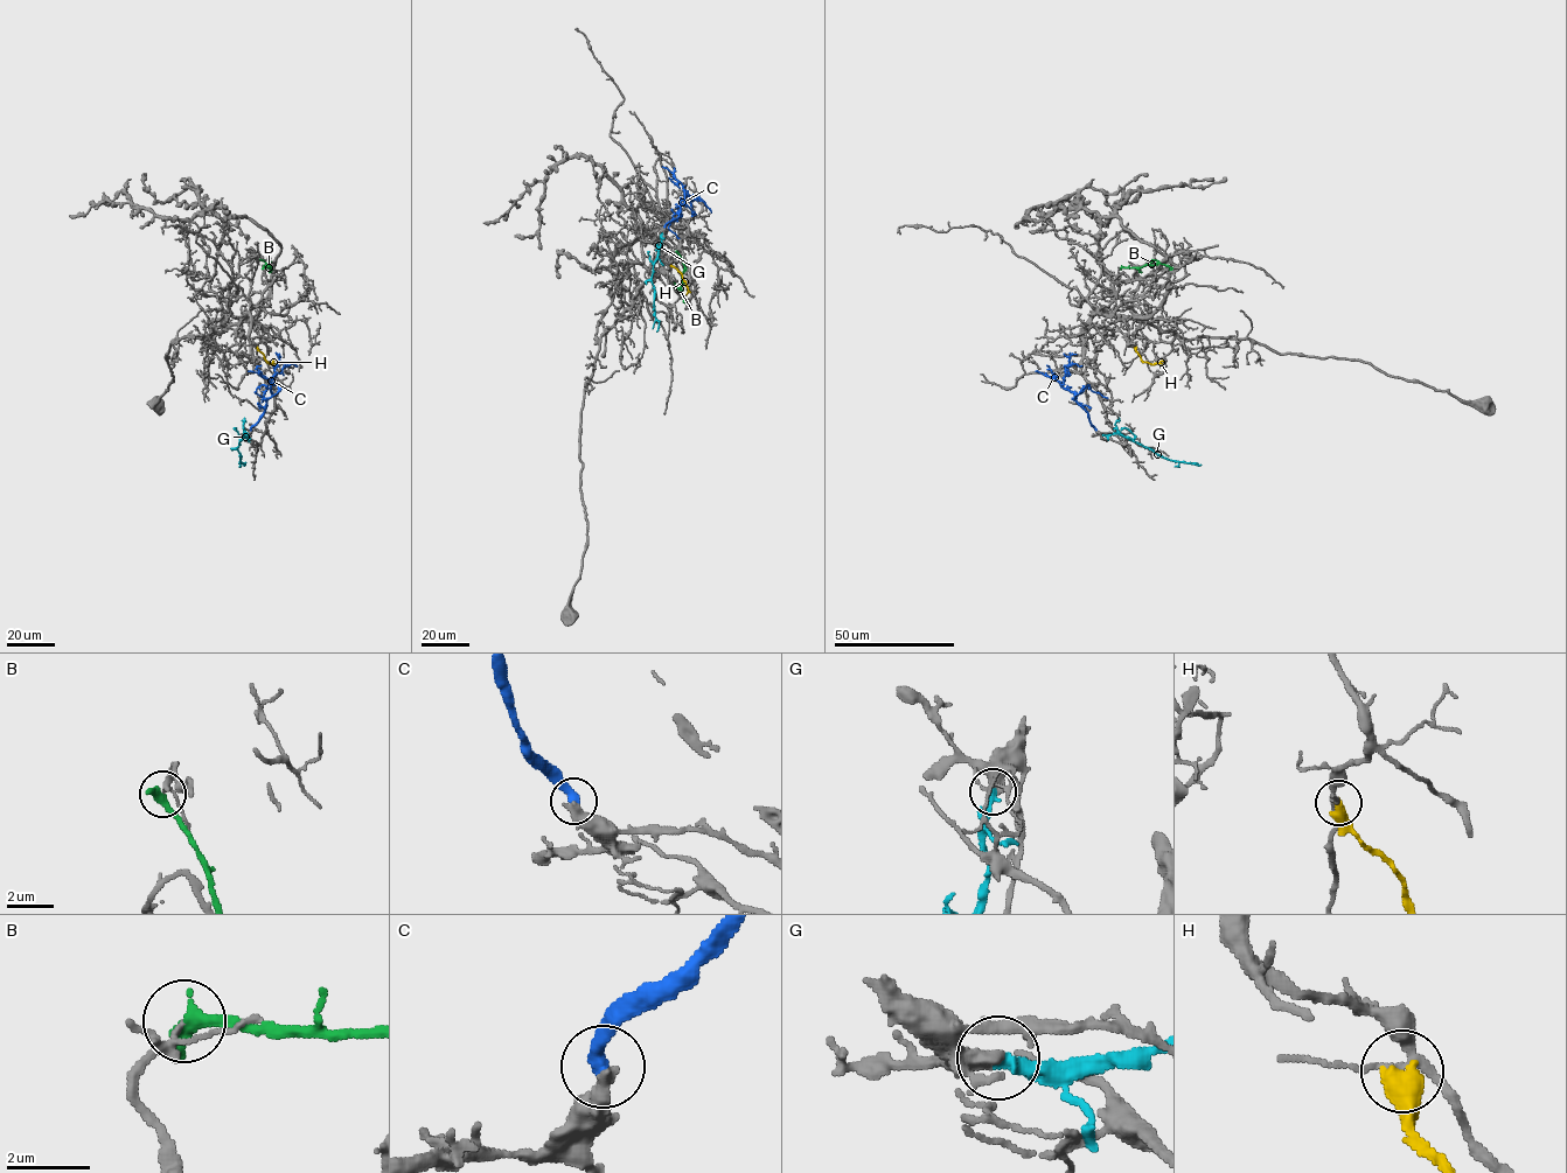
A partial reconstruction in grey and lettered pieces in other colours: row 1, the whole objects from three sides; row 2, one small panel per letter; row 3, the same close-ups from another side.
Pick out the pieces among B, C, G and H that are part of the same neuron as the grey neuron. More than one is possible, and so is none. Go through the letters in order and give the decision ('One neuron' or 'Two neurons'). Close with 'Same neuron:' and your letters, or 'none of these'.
B: Two neurons
C: Two neurons
G: One neuron
H: Two neurons
Same neuron: G

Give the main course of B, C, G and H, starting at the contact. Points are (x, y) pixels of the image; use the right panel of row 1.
B: (1121, 267), (1161, 263), (1171, 270)
C: (1095, 430), (1074, 395), (1060, 384), (1067, 367), (1083, 365)
G: (1102, 434), (1122, 434), (1174, 461), (1202, 465)
H: (1135, 347), (1143, 361), (1153, 364), (1163, 361)

